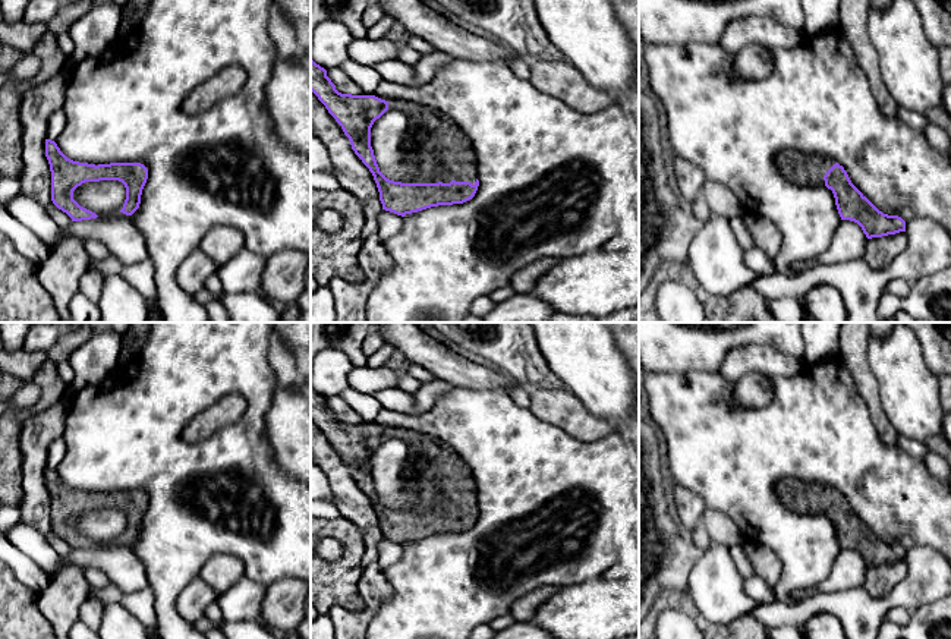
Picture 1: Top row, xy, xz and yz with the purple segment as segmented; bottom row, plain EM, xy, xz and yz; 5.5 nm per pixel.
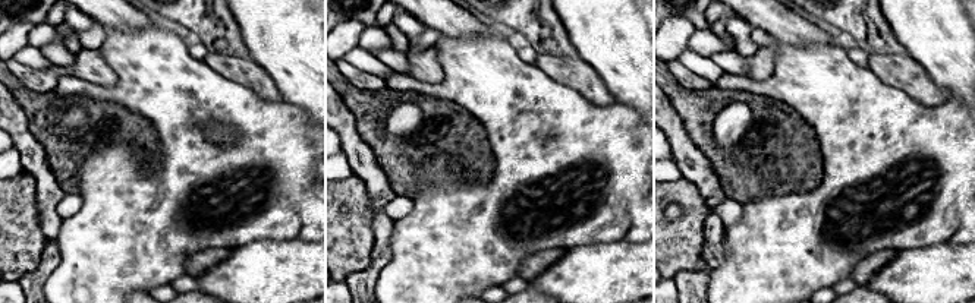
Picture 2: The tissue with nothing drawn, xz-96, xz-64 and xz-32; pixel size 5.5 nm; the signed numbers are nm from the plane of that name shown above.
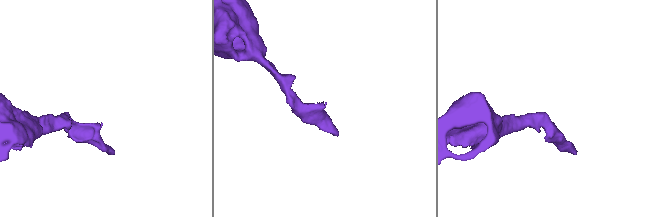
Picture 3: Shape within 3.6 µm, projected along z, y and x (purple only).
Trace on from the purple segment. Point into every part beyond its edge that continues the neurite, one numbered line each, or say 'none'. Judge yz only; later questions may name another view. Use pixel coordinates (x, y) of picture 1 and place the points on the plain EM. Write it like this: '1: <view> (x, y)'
1: yz (803, 497)

